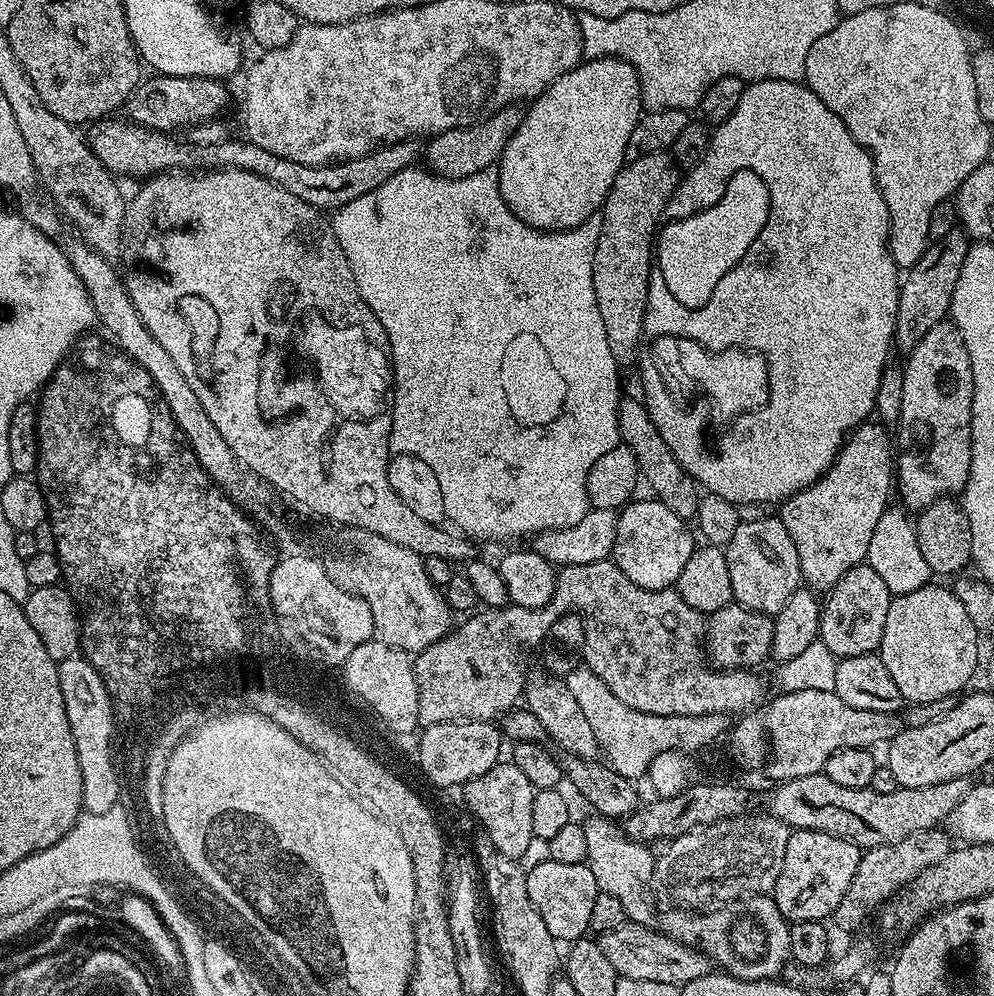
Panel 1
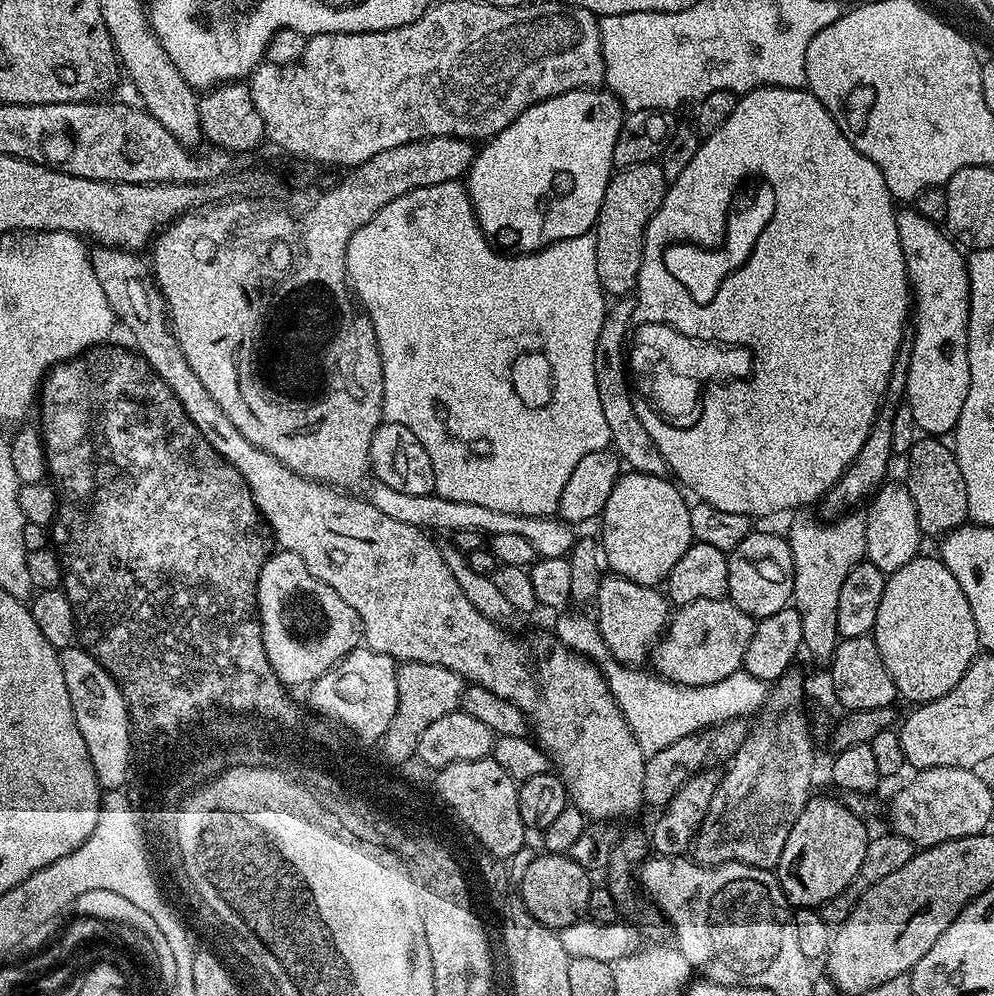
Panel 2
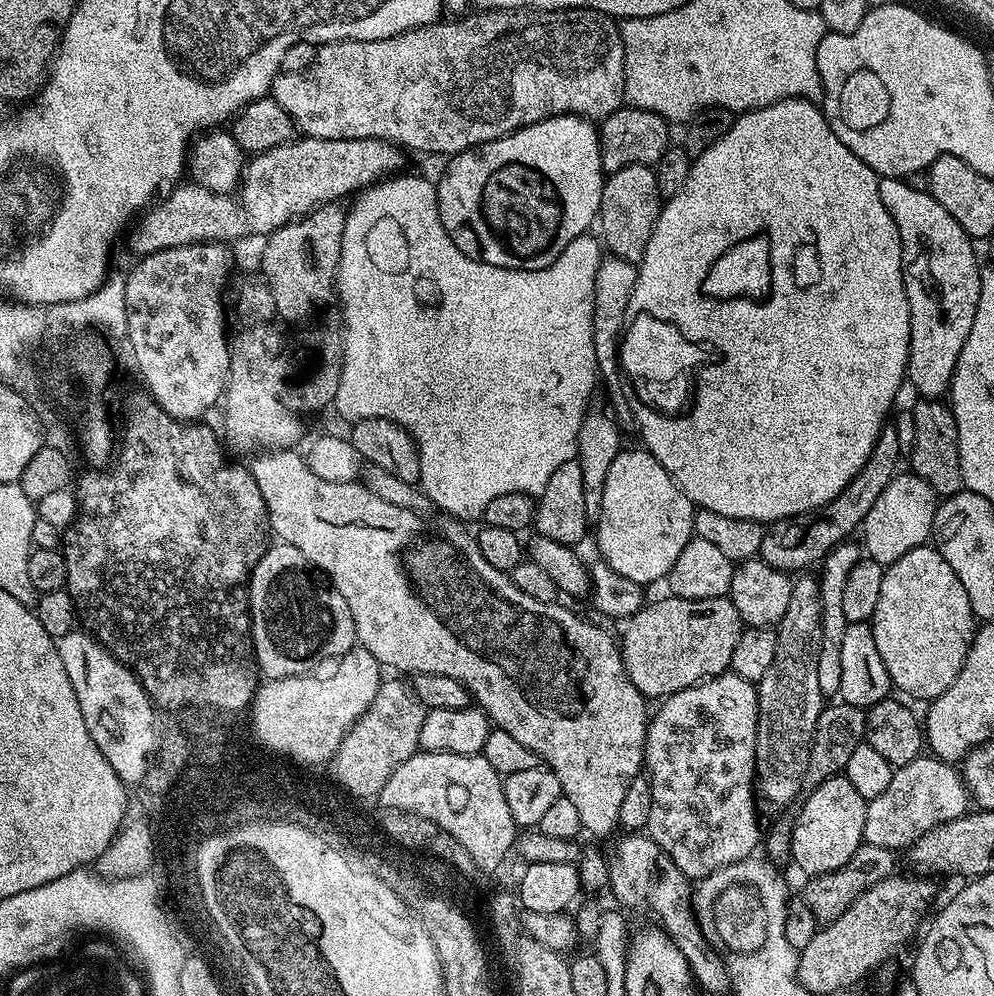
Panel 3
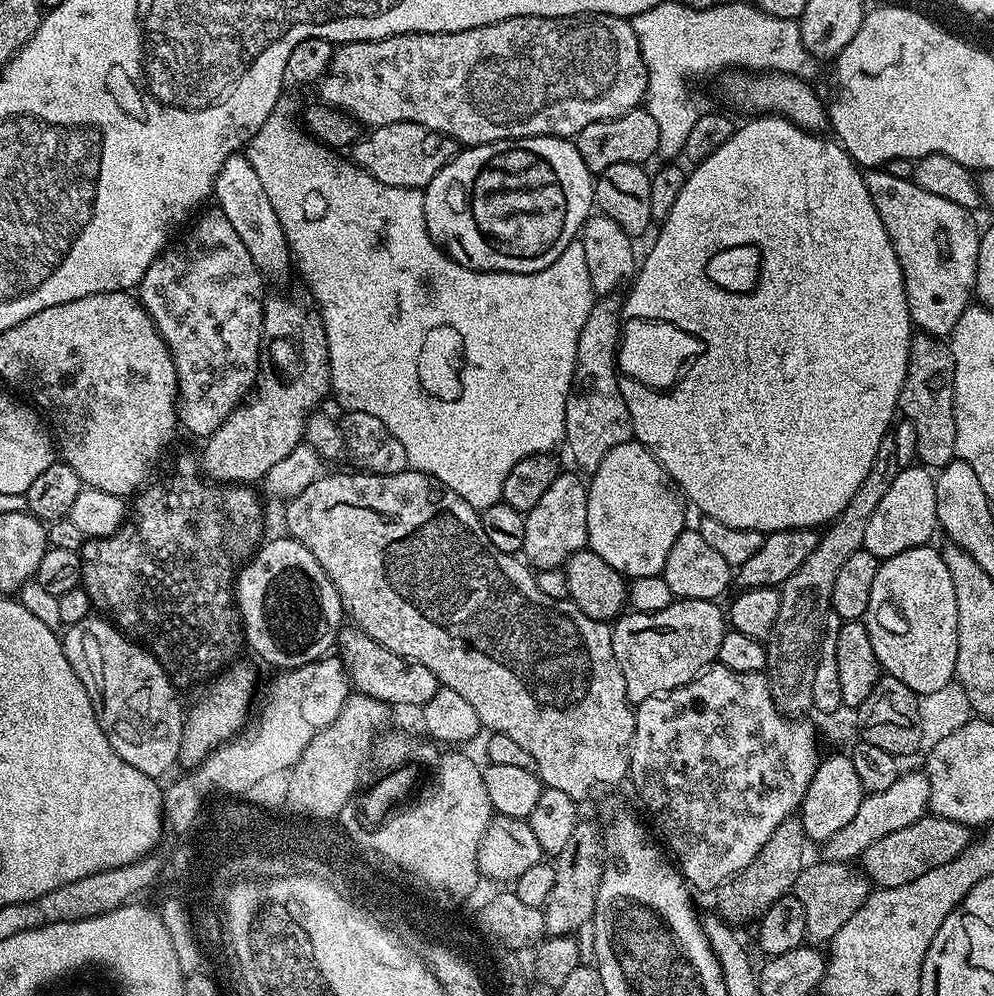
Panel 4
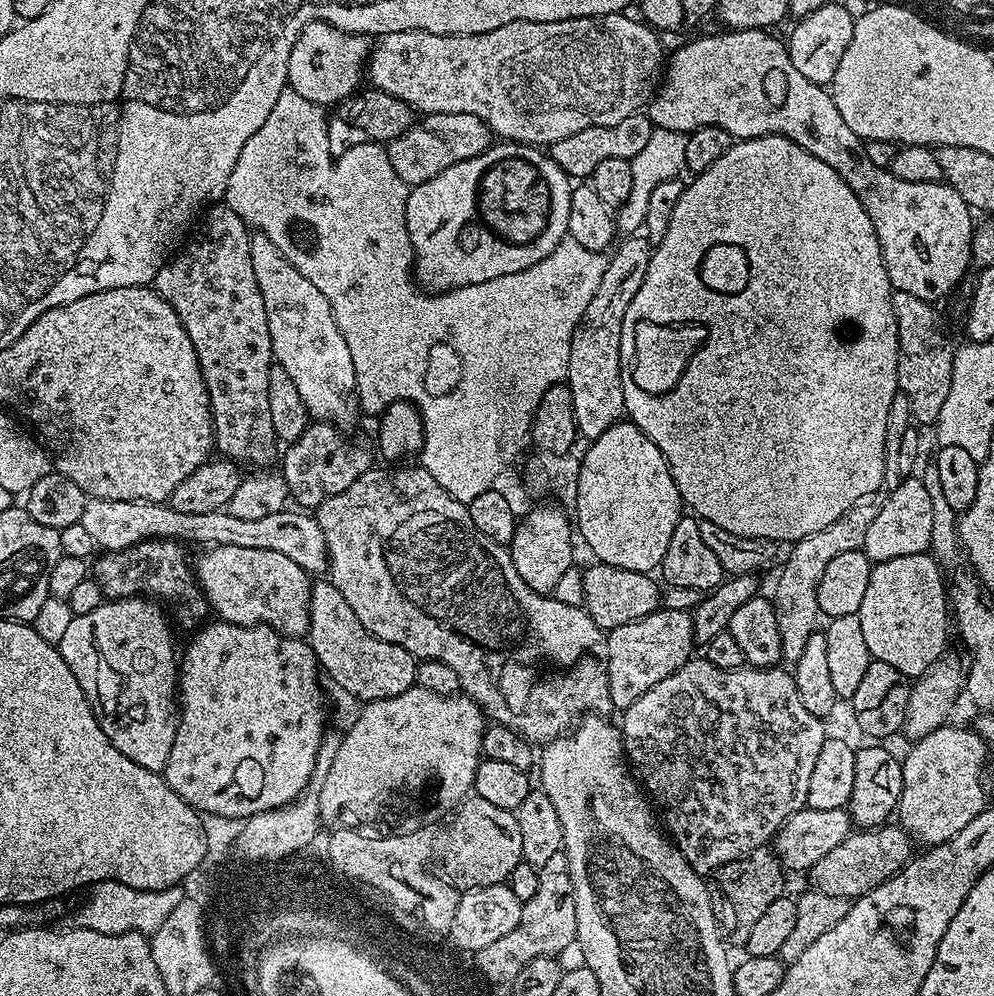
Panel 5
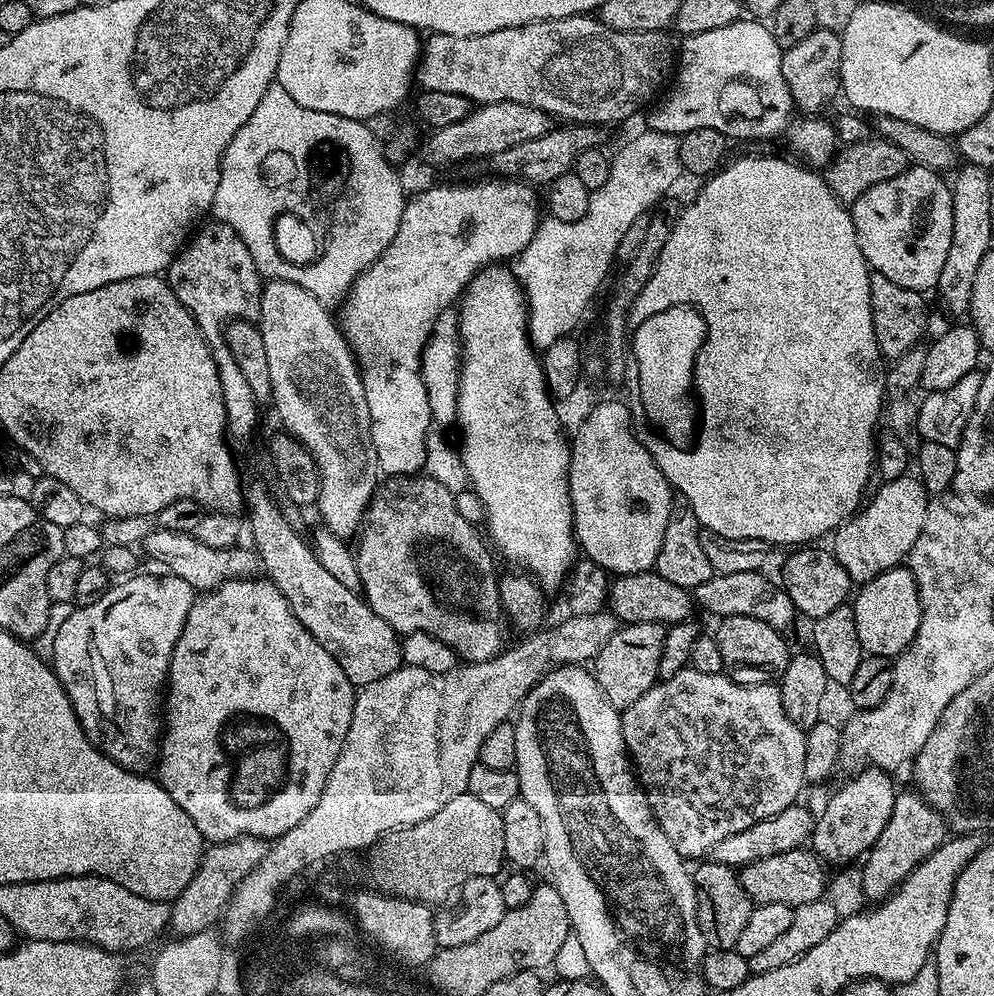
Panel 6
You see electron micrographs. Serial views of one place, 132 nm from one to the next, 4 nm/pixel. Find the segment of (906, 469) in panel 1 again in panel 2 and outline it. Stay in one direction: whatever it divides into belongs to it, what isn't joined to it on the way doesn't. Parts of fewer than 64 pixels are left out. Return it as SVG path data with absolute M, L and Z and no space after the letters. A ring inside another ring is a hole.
M901 211L896 218L906 275L914 289L914 312L916 308L916 341L910 345L912 361L908 367L906 404L912 407L917 426L928 432L924 434L951 433L956 427L970 386L970 281L965 257L960 257L961 249L955 243L952 245L927 220L929 217L924 216Z

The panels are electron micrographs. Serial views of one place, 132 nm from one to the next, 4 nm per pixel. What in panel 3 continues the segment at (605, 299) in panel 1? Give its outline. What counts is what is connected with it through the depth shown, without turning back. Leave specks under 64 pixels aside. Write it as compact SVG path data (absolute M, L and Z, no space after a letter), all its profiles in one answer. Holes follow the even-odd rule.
M631 164L622 170L611 173L604 181L604 189L600 195L600 211L598 213L599 235L602 244L611 255L638 262L644 257L646 246L650 242L650 234L654 230L656 220L660 216L662 197L656 185L656 173L647 164Z

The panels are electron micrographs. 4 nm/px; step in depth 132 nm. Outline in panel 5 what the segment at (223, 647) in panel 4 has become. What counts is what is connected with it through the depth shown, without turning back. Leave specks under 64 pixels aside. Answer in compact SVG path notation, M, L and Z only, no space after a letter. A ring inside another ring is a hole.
M154 539L143 540L142 543L130 546L126 550L101 551L91 561L90 576L98 582L105 597L122 600L125 596L142 596L155 598L165 605L173 604L181 622L192 630L197 627L196 619L199 618L200 611L205 611L206 604L196 582L196 573L190 563L190 556L188 560L184 548L183 543L174 540Z

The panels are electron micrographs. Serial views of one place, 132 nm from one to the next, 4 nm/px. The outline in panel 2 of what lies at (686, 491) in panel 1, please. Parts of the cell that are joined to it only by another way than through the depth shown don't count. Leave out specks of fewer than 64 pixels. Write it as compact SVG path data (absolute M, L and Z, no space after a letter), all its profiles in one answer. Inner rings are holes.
M605 315L604 324L600 327L600 336L596 340L596 357L594 358L596 385L602 402L602 414L606 414L610 444L618 453L619 459L623 463L625 460L632 467L629 469L635 470L637 473L660 476L666 468L664 457L656 449L656 443L652 441L650 434L644 429L638 418L634 396L630 391L630 380L626 375L626 341L629 336L629 317L627 320L624 316Z

